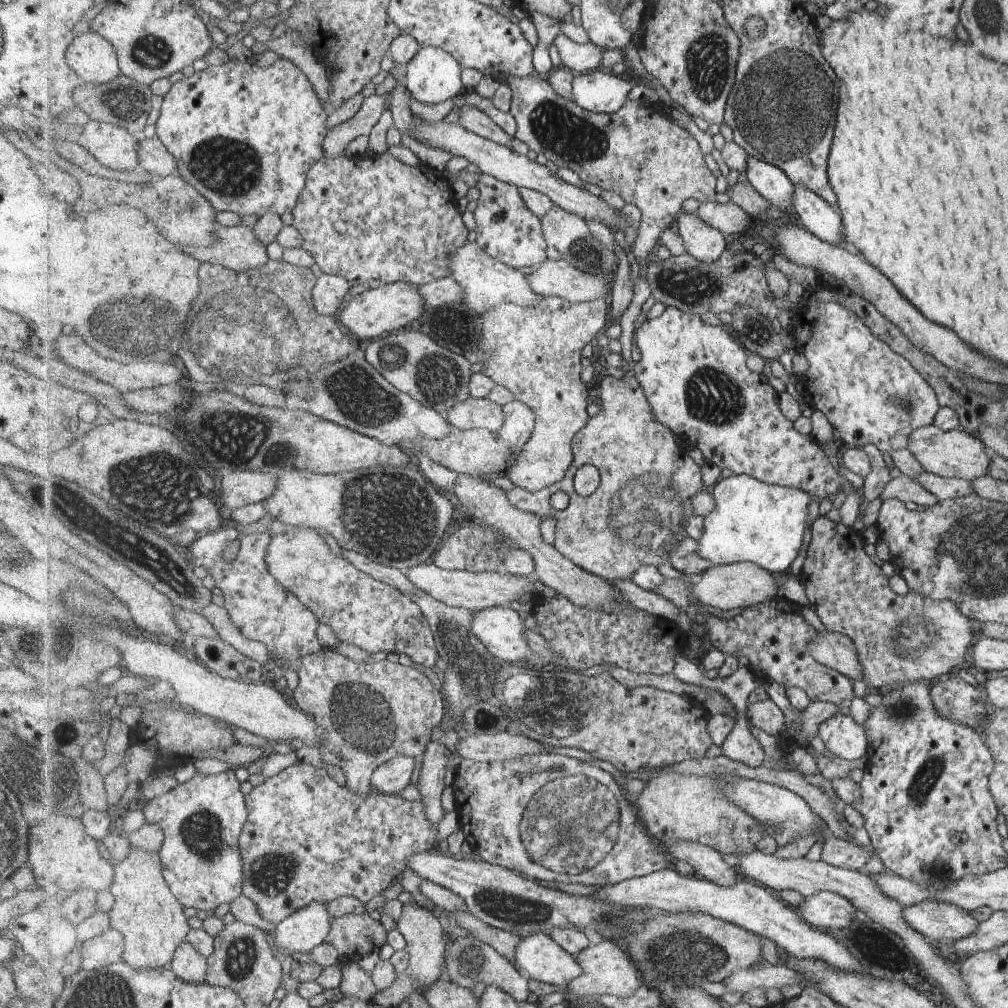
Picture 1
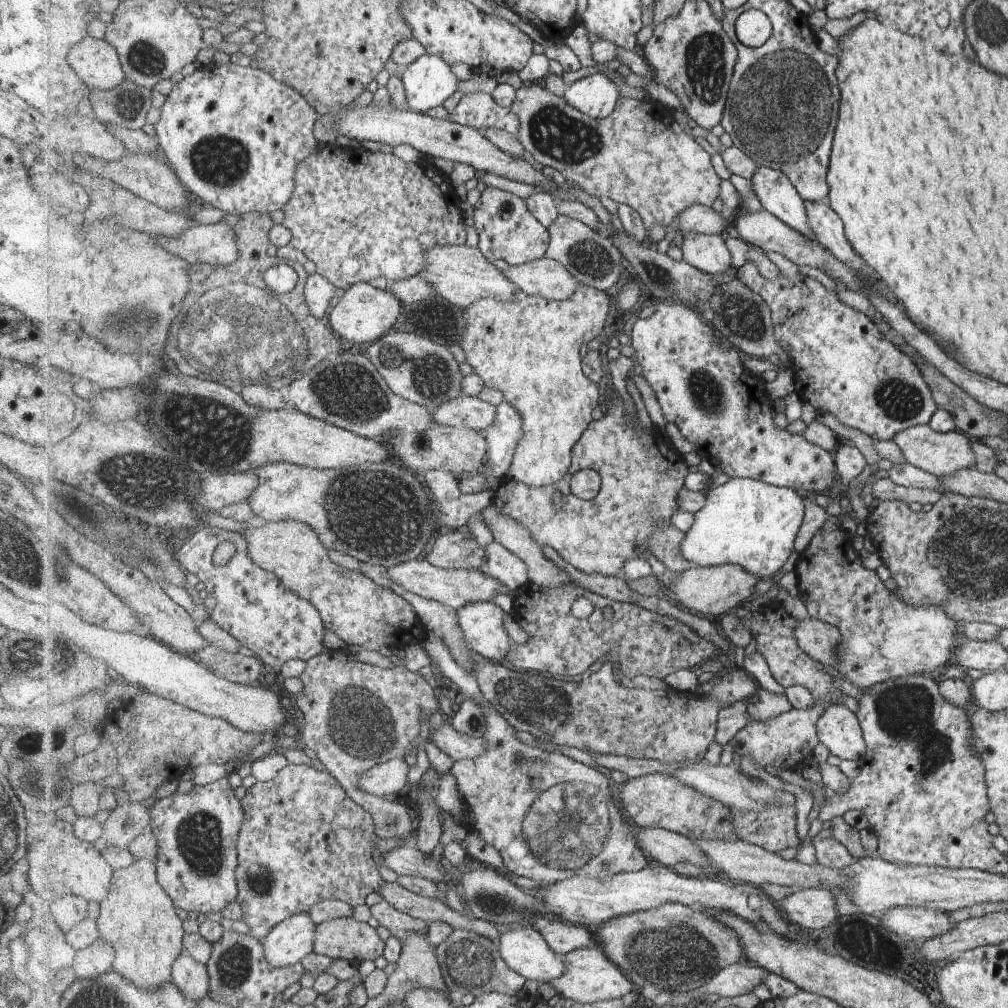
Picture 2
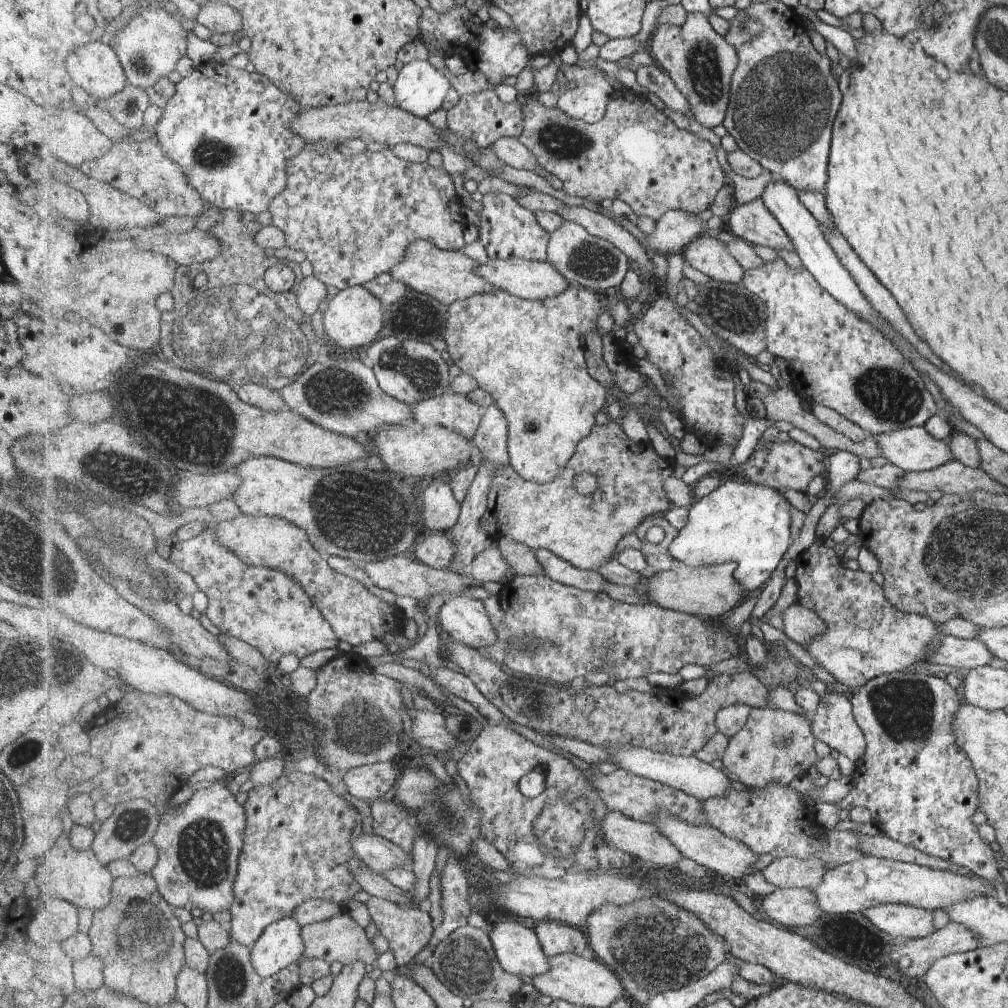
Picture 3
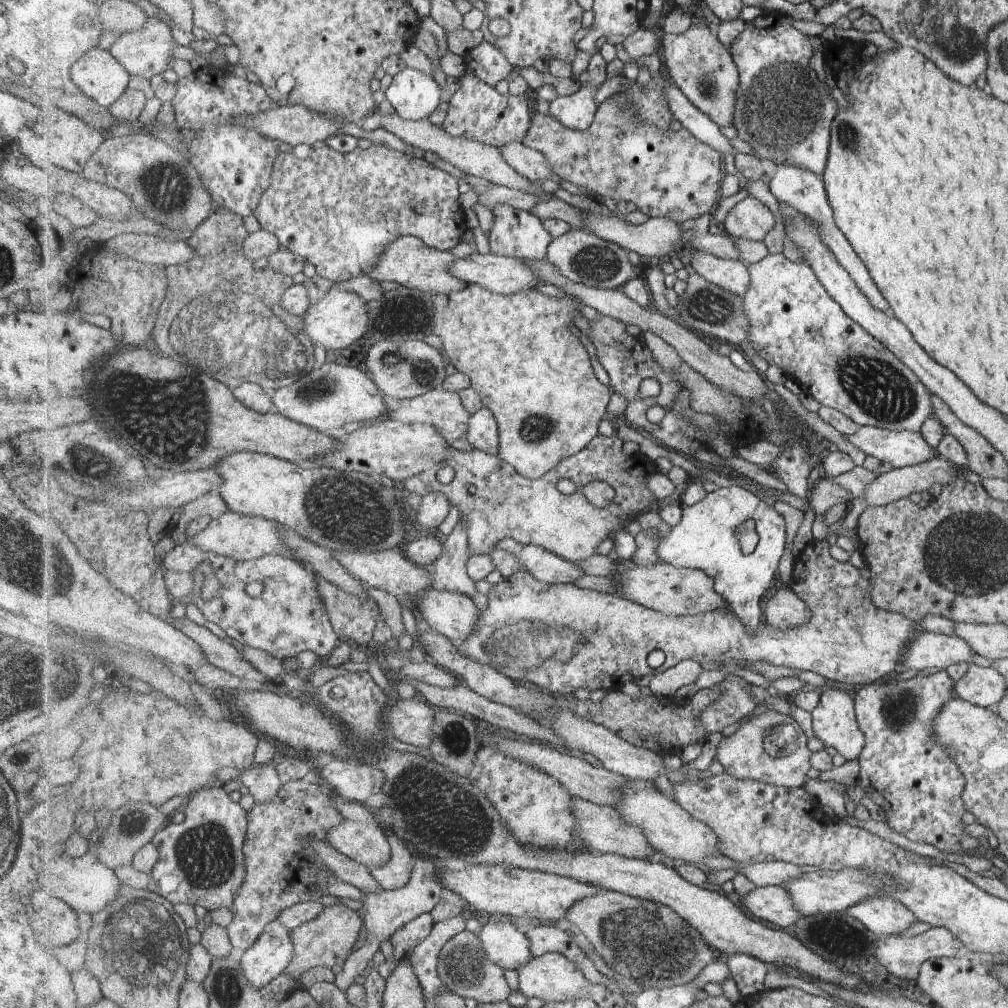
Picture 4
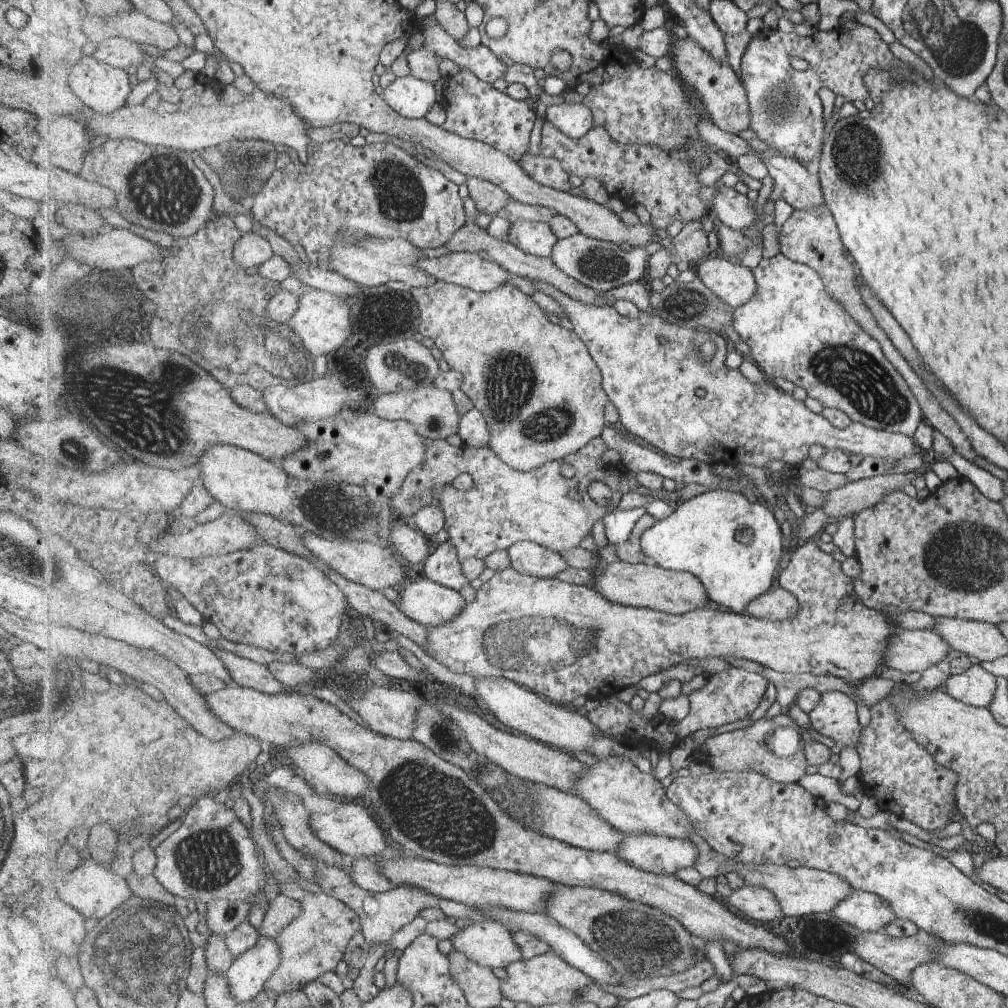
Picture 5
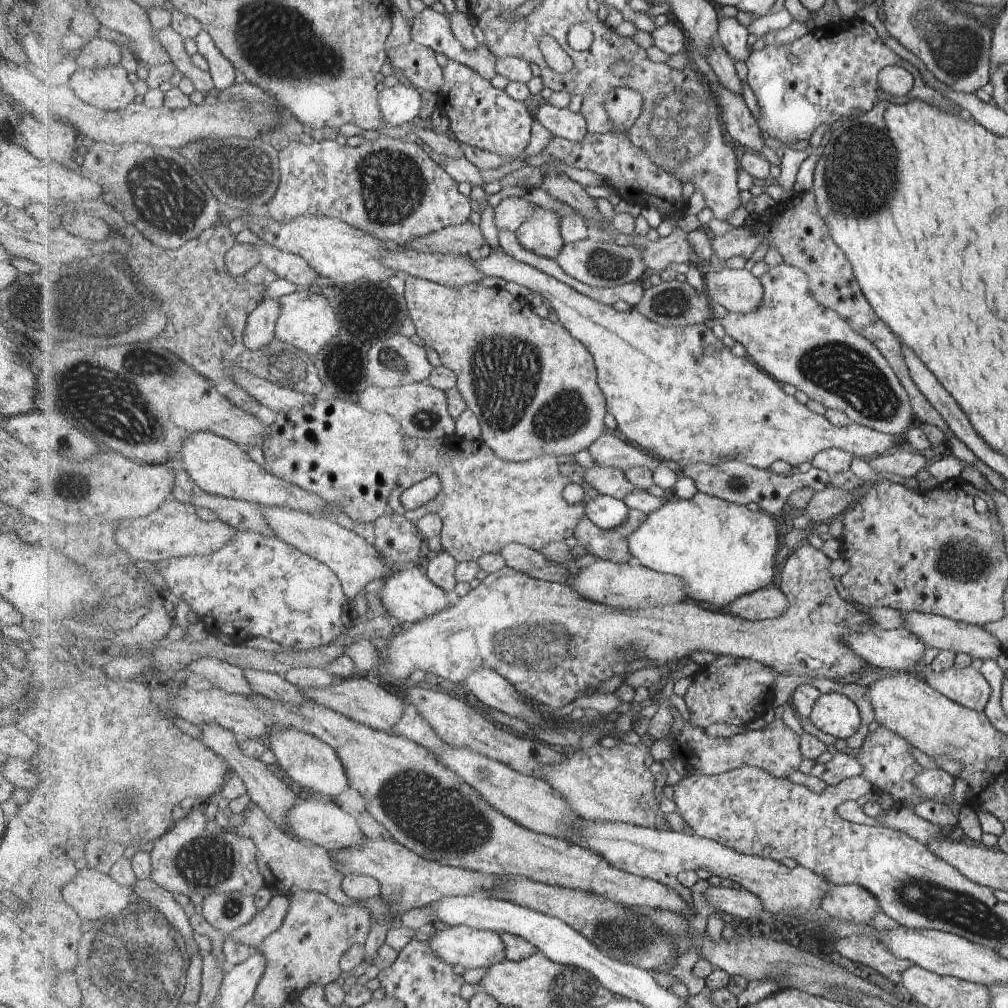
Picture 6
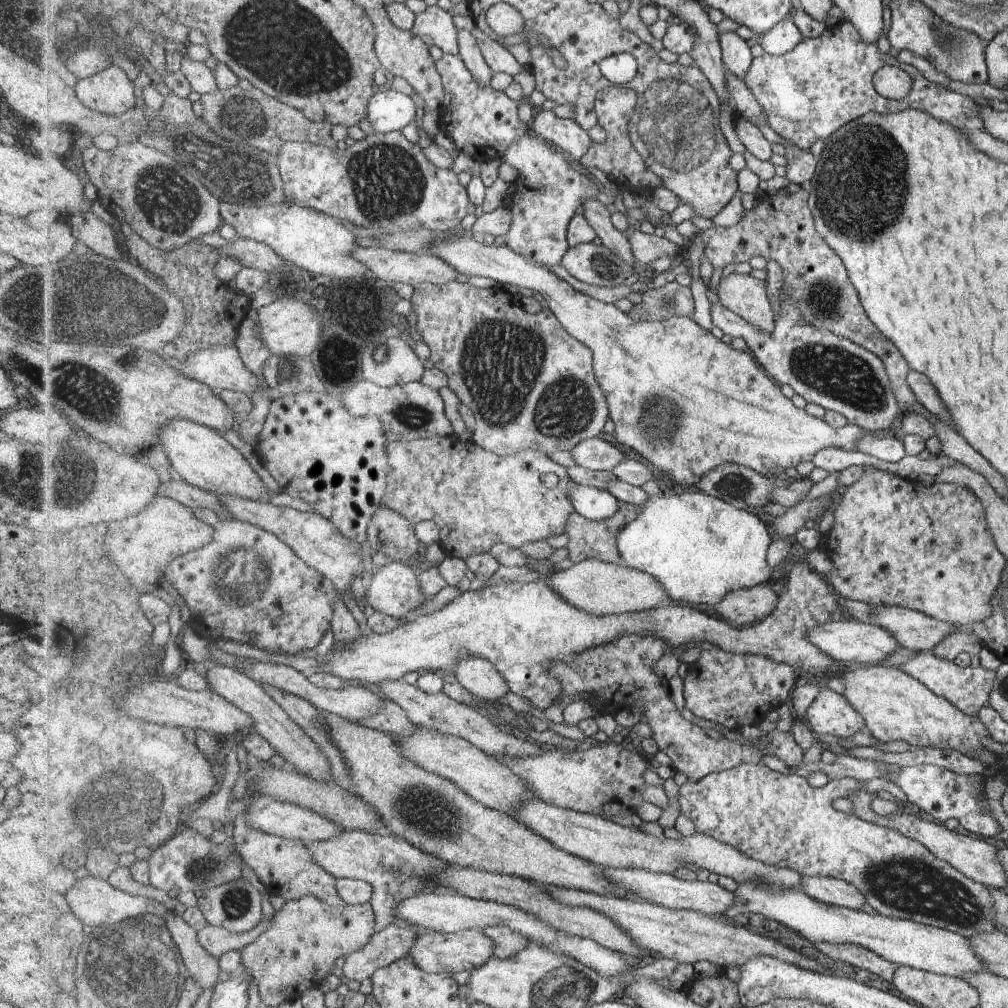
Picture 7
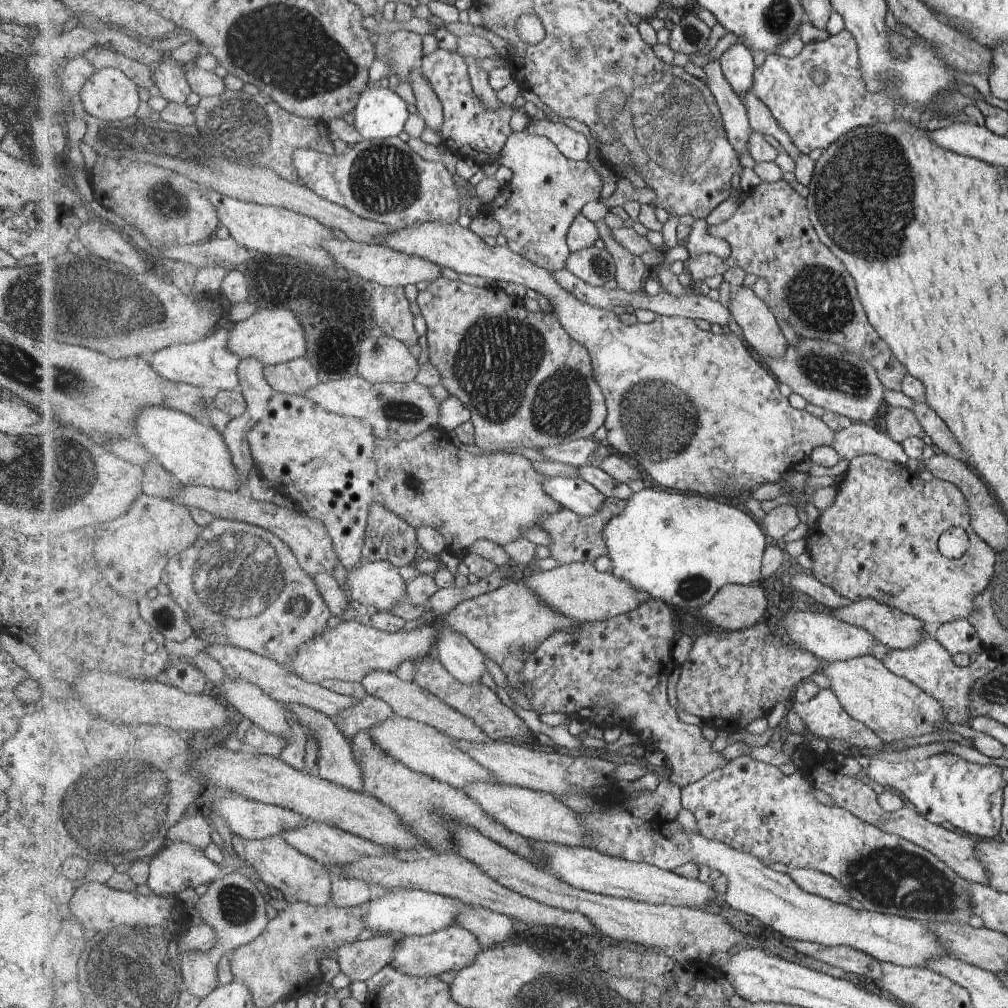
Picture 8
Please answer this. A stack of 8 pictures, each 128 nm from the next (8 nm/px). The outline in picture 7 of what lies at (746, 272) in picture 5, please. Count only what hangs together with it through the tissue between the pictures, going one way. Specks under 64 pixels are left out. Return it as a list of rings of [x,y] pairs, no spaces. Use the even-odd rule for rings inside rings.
[[[731,273],[721,279],[716,293],[725,308],[745,318],[757,330],[771,334],[775,330],[775,315],[767,298],[764,280],[749,273]]]

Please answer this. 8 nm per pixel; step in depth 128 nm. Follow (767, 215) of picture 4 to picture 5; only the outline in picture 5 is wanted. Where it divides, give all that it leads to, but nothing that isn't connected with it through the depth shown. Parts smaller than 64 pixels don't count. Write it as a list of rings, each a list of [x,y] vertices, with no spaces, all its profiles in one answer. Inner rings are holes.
[[[717,182],[714,186],[719,193],[714,198],[711,208],[719,218],[718,224],[727,225],[739,231],[750,227],[757,220],[757,203],[746,195],[739,194],[733,187]]]

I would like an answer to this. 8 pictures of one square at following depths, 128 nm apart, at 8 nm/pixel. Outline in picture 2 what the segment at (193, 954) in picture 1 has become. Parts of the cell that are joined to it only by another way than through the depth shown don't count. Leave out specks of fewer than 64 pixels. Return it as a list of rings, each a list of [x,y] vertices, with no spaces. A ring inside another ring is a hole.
[[[186,949],[175,960],[171,976],[173,976],[171,982],[179,986],[183,996],[189,1000],[201,1000],[210,994],[208,968],[205,964],[197,962]]]

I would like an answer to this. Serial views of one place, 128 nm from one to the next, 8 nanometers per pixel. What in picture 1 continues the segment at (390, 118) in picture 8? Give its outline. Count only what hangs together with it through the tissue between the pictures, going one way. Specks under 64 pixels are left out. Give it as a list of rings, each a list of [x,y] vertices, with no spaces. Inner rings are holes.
[[[439,46],[422,47],[417,56],[405,66],[404,84],[409,89],[413,98],[423,104],[437,104],[445,100],[459,98],[465,92],[462,76],[461,62],[451,52]]]

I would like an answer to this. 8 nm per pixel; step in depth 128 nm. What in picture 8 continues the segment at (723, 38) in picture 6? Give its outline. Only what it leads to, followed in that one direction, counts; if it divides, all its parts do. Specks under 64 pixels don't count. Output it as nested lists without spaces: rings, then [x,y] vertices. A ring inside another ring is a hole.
[[[743,42],[729,47],[721,56],[720,64],[733,91],[745,102],[746,95],[755,89],[756,69],[753,54]]]

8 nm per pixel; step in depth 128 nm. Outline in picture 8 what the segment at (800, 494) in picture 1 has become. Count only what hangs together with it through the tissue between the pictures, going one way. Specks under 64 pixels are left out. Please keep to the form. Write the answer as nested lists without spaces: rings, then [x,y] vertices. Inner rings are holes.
[[[655,487],[634,493],[627,500],[626,508],[605,526],[603,537],[612,562],[611,572],[616,578],[626,581],[637,591],[647,592],[655,599],[670,603],[681,613],[707,605],[723,586],[759,583],[763,578],[761,560],[770,542],[741,506],[731,506],[704,495],[679,494]]]

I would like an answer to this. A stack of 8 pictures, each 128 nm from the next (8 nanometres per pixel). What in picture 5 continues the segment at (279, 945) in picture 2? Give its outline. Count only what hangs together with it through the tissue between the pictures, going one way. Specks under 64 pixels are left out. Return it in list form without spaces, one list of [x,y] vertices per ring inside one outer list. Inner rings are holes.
[[[263,934],[257,945],[239,955],[227,969],[233,995],[243,1002],[254,999],[264,990],[269,978],[283,962],[281,946],[276,938]]]

